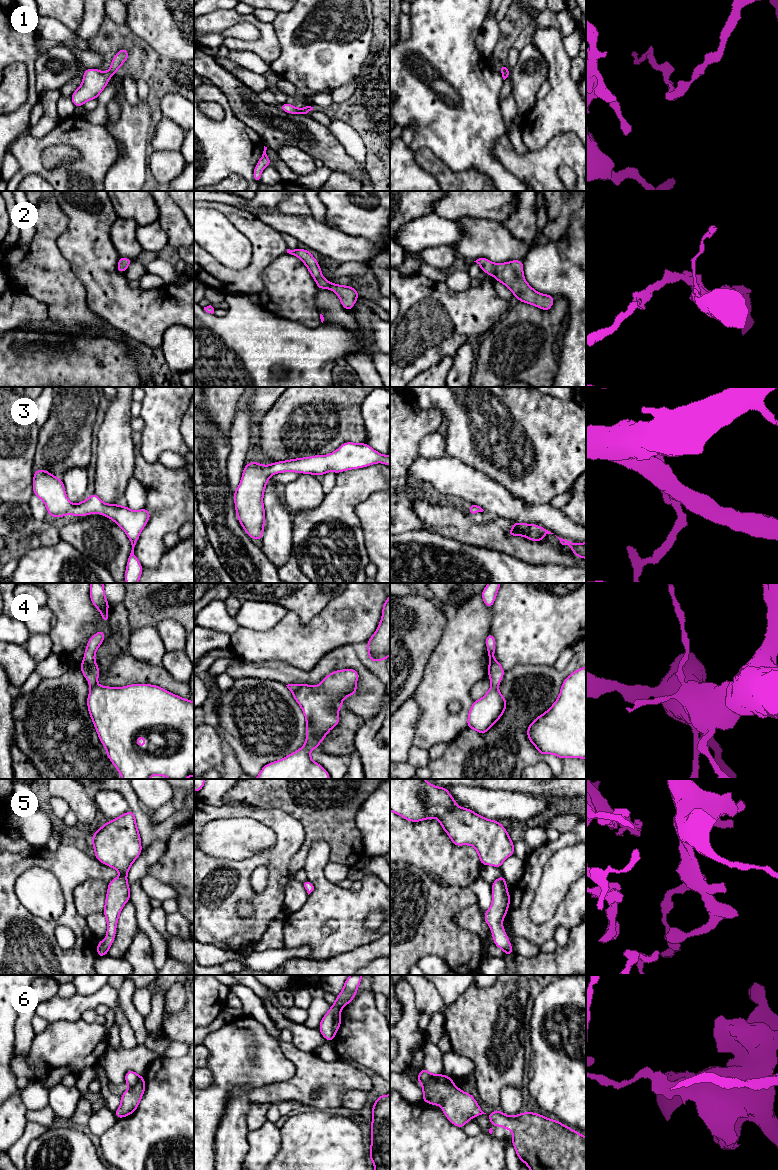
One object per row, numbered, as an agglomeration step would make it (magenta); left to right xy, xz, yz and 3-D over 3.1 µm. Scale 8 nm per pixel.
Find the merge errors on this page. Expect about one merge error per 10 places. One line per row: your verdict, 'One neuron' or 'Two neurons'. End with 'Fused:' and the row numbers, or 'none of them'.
1: One neuron
2: One neuron
3: One neuron
4: One neuron
5: One neuron
6: Two neurons
Fused: 6

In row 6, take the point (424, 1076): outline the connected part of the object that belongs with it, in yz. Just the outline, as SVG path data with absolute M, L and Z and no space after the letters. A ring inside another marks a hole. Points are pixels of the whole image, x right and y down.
M425 1068L419 1071L417 1080L422 1085L422 1084L430 1081L431 1079L438 1078L440 1076L444 1077L445 1082L447 1082L449 1084L454 1084L453 1079L451 1077L445 1076L444 1073L442 1073L440 1075L434 1075L430 1071L427 1071Z

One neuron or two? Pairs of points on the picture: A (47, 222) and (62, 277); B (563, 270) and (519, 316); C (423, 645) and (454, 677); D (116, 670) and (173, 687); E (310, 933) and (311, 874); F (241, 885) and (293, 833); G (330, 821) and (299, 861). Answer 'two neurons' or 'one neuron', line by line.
A: one neuron
B: two neurons
C: two neurons
D: one neuron
E: one neuron
F: one neuron
G: one neuron

